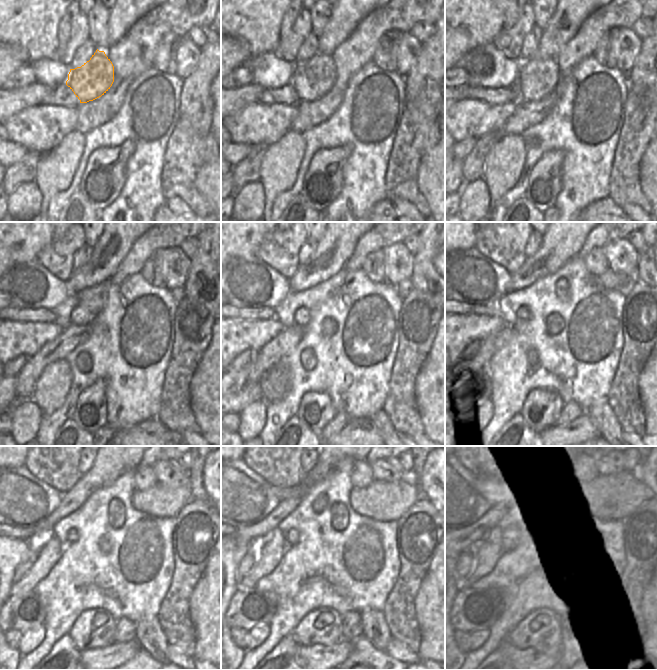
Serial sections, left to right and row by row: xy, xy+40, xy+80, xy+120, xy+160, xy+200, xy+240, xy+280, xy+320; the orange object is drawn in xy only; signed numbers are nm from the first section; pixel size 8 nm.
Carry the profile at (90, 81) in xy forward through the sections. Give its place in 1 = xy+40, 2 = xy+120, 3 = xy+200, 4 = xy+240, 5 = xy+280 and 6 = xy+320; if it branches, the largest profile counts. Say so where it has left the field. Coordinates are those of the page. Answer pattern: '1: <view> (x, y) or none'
1: xy+40 (311, 79)
2: xy+120 (85, 312)
3: xy+200 (523, 313)
4: xy+240 (72, 534)
5: xy+280 (291, 539)
6: xy+320 (513, 536)

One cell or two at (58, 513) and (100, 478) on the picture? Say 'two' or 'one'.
one

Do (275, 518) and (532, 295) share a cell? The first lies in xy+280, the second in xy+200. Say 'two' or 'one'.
two

